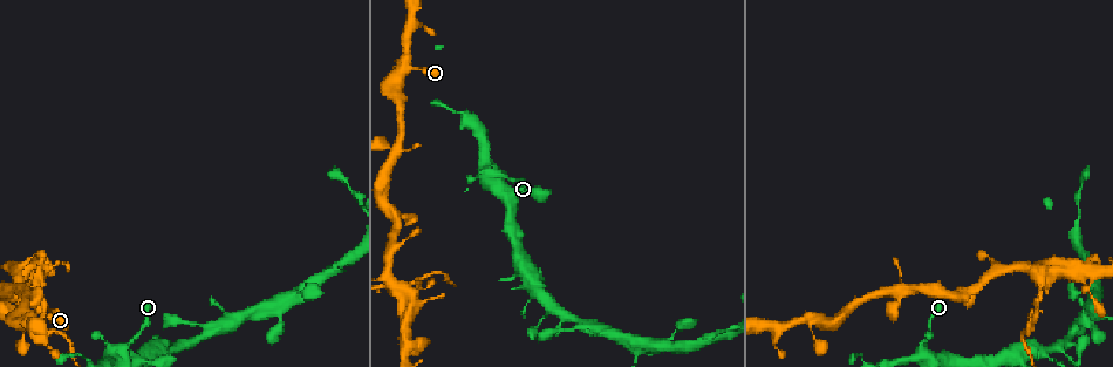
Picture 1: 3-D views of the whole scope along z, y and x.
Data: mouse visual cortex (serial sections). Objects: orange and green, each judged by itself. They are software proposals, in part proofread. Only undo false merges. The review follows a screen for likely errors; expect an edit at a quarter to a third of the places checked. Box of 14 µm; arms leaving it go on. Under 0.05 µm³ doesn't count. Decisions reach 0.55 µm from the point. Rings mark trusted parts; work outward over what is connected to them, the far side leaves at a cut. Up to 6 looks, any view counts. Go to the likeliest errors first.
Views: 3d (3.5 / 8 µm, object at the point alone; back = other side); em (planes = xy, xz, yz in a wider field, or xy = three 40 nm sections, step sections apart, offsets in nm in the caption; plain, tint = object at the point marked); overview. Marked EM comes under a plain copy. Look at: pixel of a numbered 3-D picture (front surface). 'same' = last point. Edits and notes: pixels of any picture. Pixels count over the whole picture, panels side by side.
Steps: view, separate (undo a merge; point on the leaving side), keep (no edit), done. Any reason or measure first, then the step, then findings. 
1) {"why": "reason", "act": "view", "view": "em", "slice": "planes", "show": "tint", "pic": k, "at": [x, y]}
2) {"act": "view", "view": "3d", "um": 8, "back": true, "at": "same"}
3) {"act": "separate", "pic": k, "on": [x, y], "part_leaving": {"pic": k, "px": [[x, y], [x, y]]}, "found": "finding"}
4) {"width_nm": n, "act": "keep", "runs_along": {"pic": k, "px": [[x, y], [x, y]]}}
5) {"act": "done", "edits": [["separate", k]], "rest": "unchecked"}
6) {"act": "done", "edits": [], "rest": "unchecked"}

{"why": "thin neck", "act": "view", "view": "3d", "um": 8, "pic": 1, "at": [408, 70]}

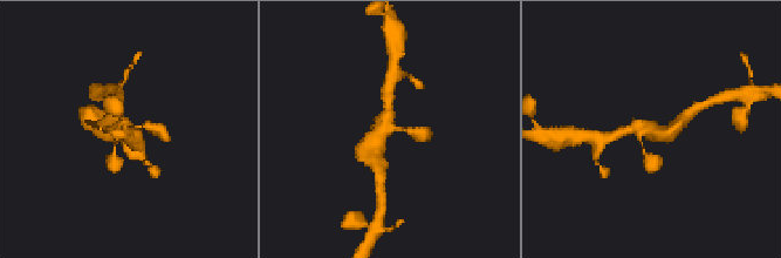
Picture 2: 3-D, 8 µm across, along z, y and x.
{"arms": 4, "arm_widths_nm": [100, 250, 300, 500], "why": "need the tissue", "act": "view", "view": "em", "slice": "xy", "step": 1, "show": "tint", "pic": 2, "at": [647, 129]}

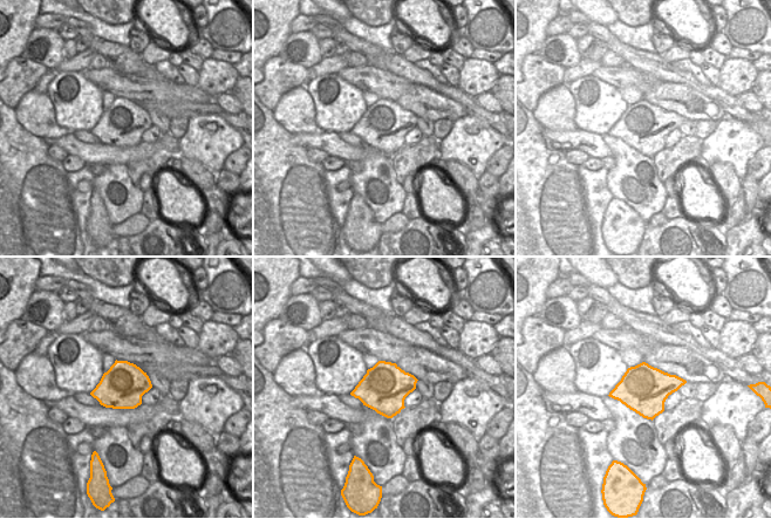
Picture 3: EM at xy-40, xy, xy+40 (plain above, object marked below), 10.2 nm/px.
{"act": "keep", "runs_along": {"pic": 2, "px": [[423, 134], [384, 128], [375, 153]]}, "found": "all the same cell"}

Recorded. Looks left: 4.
{"why": "sharp bend", "act": "view", "view": "3d", "um": 8, "pic": 1, "at": [37, 280]}

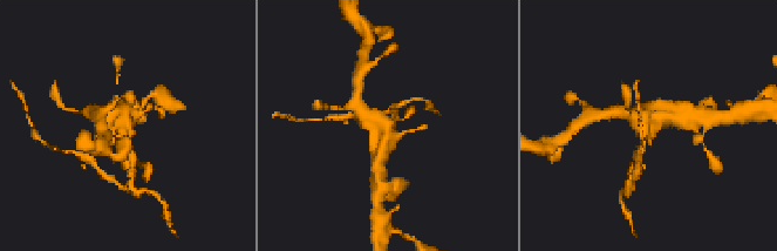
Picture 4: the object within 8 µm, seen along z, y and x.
{"act": "view", "view": "3d", "um": 3.5, "pic": 4, "at": [651, 128]}

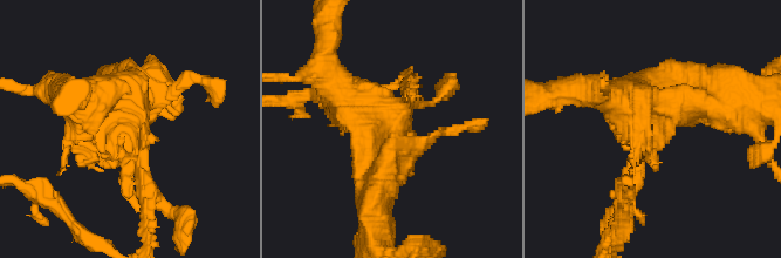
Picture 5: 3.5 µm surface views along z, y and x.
{"why": "shape alone is not enough", "act": "view", "view": "em", "slice": "planes", "show": "tint", "pic": 5, "at": [128, 125]}

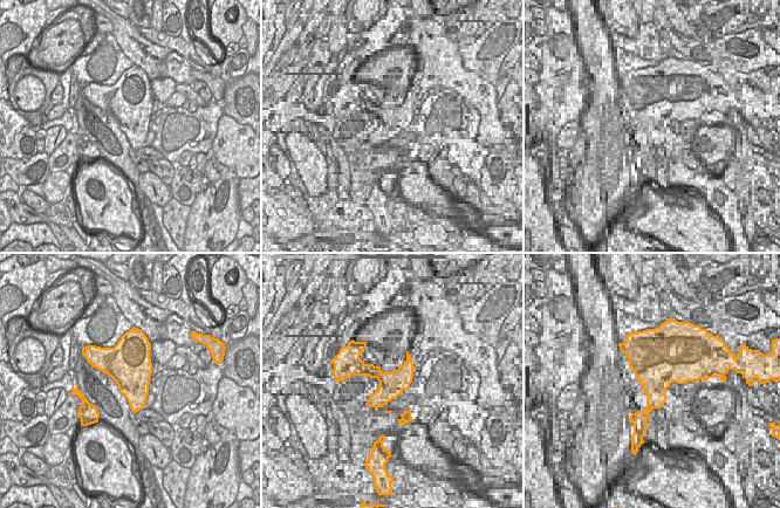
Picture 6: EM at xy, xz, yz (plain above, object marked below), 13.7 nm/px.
{"width_nm": 600, "act": "separate", "pic": 5, "on": [614, 211], "part_leaving": {"pic": 5, "px": [[141, 163], [148, 239]]}, "found": "two cells meet here"}

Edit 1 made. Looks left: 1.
{"act": "done", "edits": [["separate", 5]], "rest": "unchecked"}

